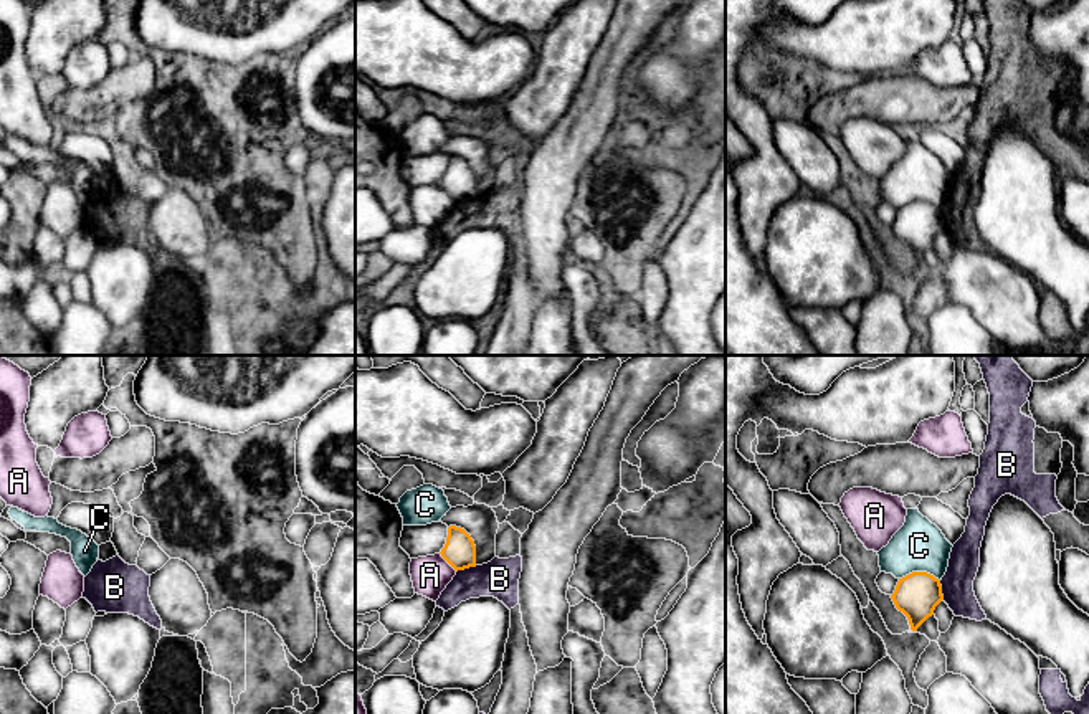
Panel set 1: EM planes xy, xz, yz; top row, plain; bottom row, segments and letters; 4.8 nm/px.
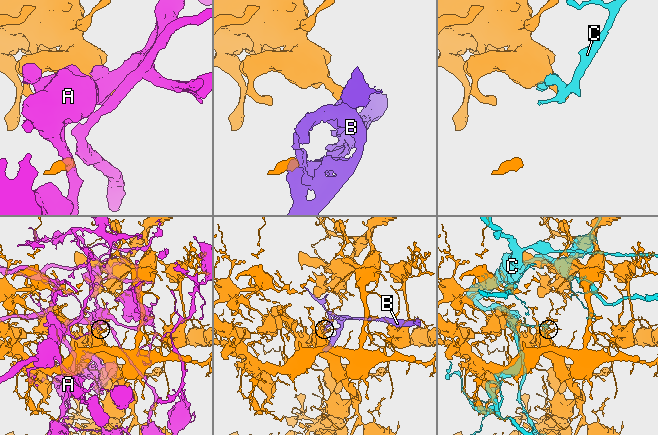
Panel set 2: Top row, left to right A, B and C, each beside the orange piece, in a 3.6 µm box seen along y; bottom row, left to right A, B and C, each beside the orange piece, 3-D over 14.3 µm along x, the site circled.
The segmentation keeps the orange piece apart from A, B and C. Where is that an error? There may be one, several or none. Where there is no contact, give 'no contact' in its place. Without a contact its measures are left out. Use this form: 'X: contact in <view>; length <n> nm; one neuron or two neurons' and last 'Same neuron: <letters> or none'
A: contact in xz; length 130 nm; two neurons
B: contact in xz; length 110 nm; two neurons
C: contact in yz; length 200 nm; two neurons
Same neuron: none

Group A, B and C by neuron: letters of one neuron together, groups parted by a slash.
A / B / C

